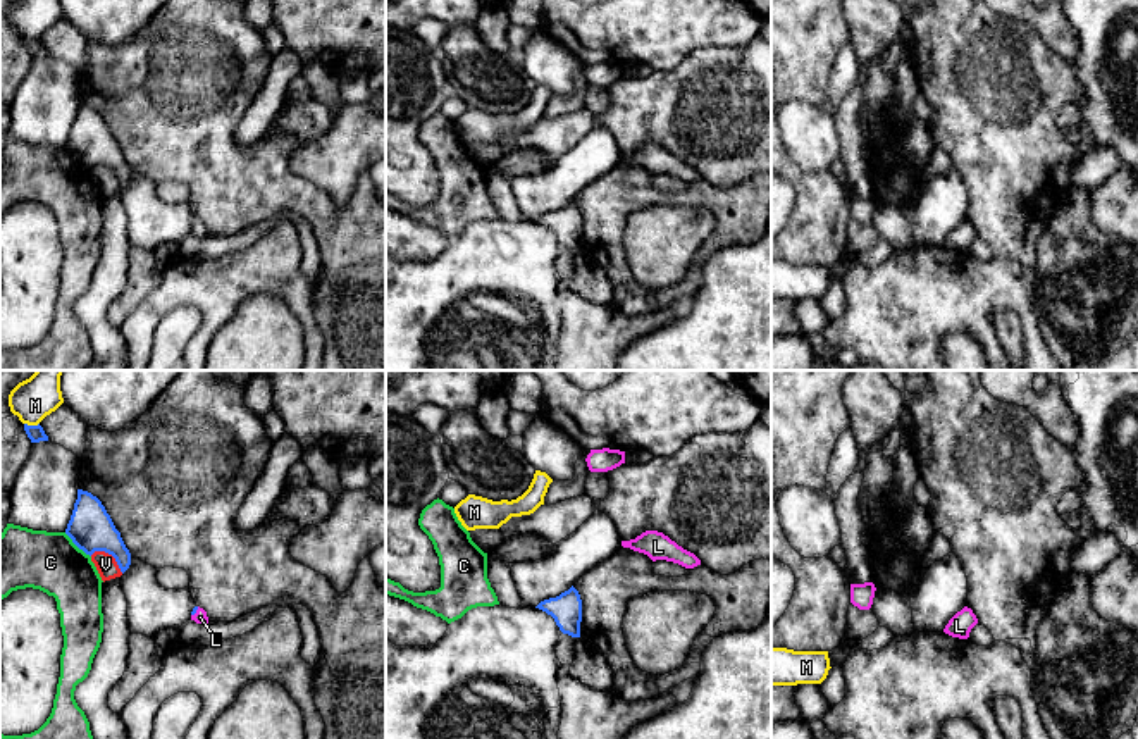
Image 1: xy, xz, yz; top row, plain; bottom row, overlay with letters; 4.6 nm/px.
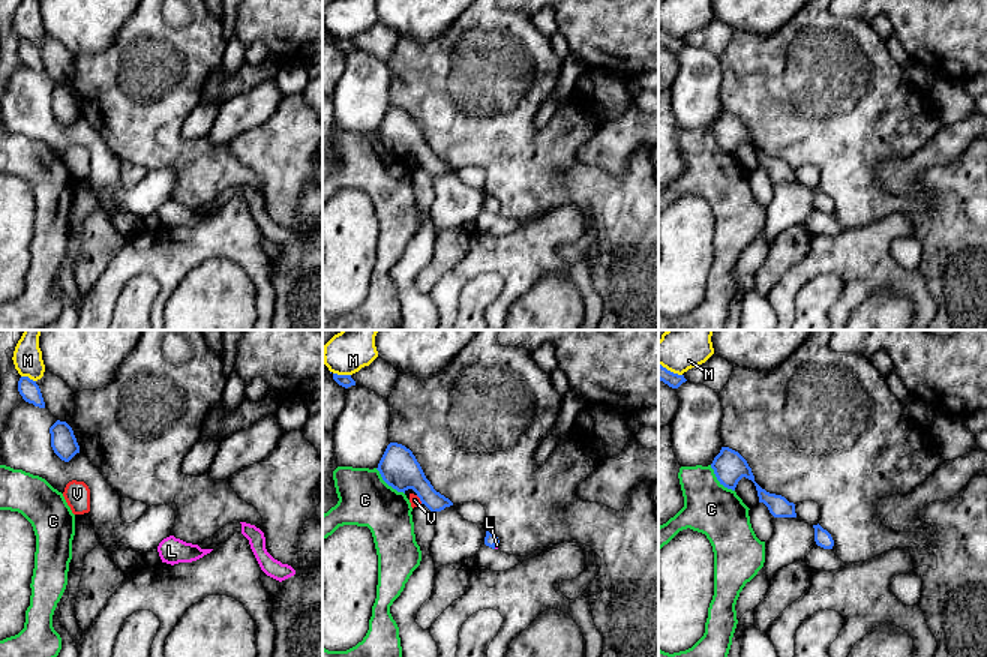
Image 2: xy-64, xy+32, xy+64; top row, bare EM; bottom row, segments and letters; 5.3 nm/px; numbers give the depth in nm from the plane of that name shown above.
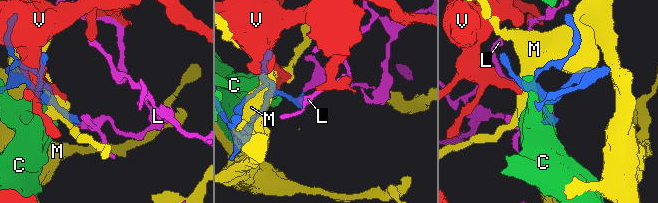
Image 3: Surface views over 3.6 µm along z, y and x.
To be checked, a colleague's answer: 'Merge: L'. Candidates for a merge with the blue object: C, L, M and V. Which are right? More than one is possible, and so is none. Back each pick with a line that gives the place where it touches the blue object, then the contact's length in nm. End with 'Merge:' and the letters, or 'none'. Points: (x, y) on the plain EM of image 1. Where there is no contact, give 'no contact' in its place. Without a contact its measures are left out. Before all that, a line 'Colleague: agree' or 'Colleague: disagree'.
Colleague: agree
L: contact xy (195, 226); length 60 nm
Merge: L

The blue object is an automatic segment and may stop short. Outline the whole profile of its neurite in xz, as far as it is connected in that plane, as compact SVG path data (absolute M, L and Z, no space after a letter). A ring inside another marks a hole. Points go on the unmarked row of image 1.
M573 200L556 212L541 215L535 222L551 229L563 248L580 252L582 214Z

